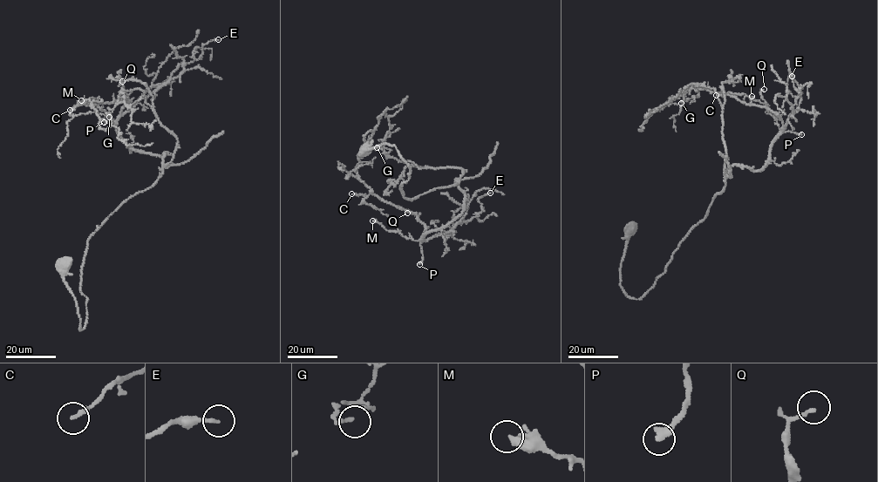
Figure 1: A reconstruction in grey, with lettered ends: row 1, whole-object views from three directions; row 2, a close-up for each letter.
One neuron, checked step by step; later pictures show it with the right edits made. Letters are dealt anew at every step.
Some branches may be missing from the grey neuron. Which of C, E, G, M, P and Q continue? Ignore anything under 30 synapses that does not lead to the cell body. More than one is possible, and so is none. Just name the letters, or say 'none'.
P

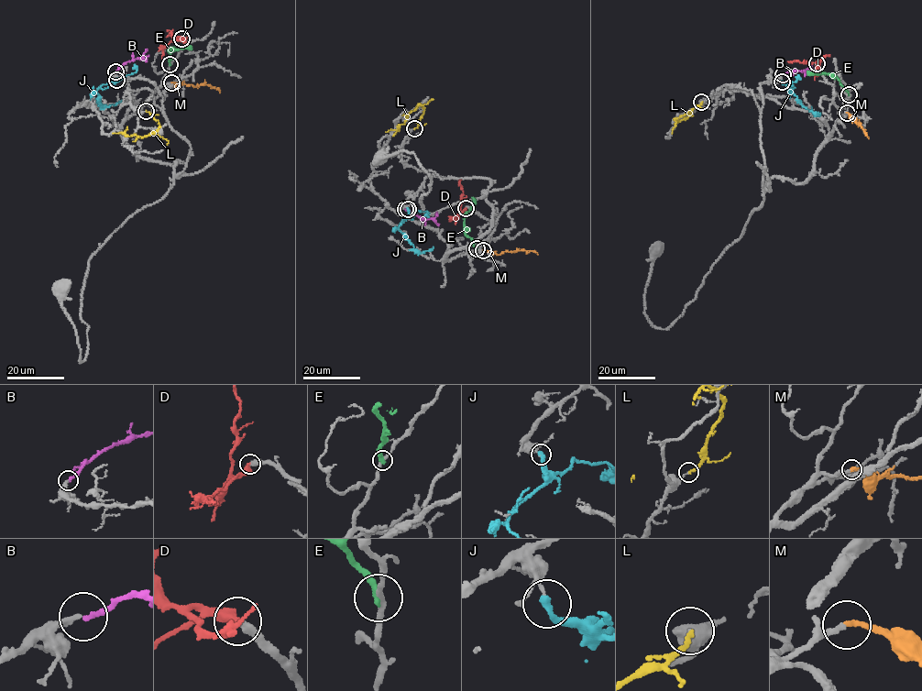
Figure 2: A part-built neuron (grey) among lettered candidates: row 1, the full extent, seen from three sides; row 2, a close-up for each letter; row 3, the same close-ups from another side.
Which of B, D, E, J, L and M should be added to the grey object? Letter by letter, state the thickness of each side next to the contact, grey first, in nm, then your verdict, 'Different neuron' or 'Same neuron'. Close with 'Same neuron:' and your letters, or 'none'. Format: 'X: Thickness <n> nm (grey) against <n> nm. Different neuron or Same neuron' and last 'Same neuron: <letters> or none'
B: Thickness 260 nm (grey) against 180 nm. Same neuron
D: Thickness 360 nm (grey) against 440 nm. Same neuron
E: Thickness 220 nm (grey) against 300 nm. Different neuron
J: Thickness 140 nm (grey) against 340 nm. Different neuron
L: Thickness 100 nm (grey) against 180 nm. Different neuron
M: Thickness 200 nm (grey) against 240 nm. Same neuron
Same neuron: B, D, M

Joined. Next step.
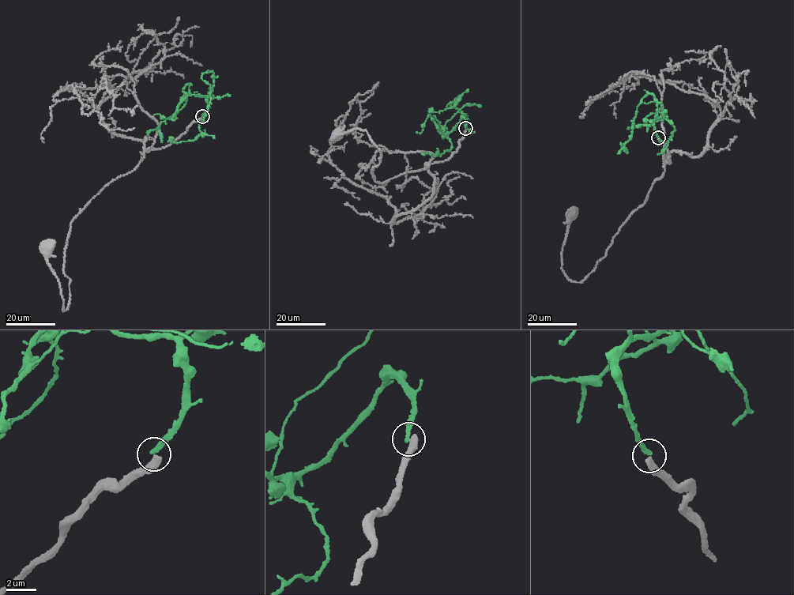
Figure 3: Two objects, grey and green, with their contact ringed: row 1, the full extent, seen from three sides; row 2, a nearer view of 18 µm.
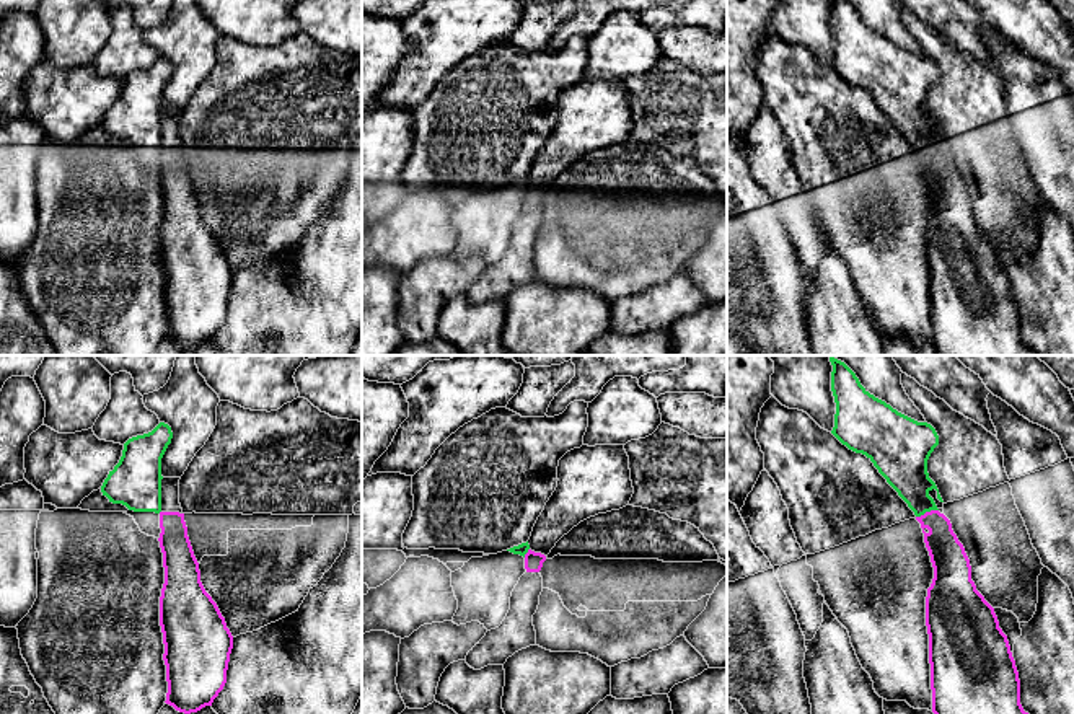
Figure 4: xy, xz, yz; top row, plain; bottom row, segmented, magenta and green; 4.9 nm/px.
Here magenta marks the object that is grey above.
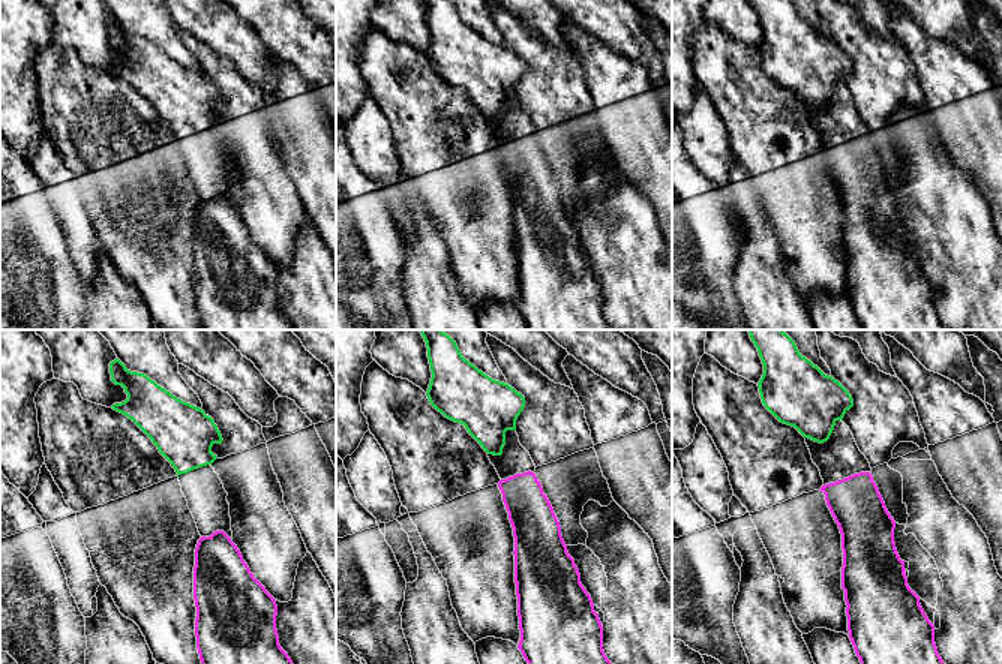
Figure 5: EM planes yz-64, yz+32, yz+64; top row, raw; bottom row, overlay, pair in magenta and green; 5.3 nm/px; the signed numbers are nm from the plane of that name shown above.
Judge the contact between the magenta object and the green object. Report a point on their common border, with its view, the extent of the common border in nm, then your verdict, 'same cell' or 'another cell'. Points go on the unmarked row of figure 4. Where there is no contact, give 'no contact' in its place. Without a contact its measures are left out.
yz (926, 147) | 120 nm | another cell

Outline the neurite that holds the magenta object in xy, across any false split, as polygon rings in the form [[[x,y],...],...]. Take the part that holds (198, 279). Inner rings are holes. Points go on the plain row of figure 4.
[[[161,114],[160,183],[165,218],[160,231],[160,261],[166,300],[166,339],[191,349],[213,334],[227,318],[233,271],[217,238],[200,217],[184,148],[179,114]]]

